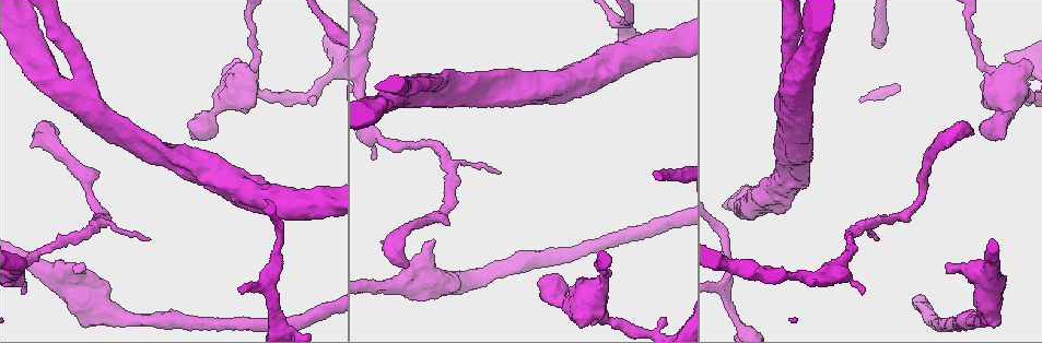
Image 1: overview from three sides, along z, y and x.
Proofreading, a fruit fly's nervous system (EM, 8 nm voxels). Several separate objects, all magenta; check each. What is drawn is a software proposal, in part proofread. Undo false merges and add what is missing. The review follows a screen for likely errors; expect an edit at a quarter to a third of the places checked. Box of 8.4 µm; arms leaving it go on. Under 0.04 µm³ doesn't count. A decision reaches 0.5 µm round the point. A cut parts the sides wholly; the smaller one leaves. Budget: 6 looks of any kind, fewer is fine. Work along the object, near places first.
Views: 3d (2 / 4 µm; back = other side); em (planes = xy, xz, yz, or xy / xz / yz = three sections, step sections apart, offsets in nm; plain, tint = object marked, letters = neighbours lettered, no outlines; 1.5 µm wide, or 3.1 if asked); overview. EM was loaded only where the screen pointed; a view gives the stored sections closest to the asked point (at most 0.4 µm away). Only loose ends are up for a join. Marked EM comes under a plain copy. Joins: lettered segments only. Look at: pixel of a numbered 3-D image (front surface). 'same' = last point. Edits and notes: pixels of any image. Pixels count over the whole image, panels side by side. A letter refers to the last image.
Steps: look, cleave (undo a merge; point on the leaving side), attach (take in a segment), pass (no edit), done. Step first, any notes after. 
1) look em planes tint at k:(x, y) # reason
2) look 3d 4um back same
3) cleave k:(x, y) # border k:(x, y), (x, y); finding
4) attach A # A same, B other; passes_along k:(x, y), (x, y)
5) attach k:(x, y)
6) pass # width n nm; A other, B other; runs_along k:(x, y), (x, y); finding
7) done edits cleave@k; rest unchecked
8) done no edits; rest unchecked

look 3d 4um back at 1:(601, 317) # sudden change in width

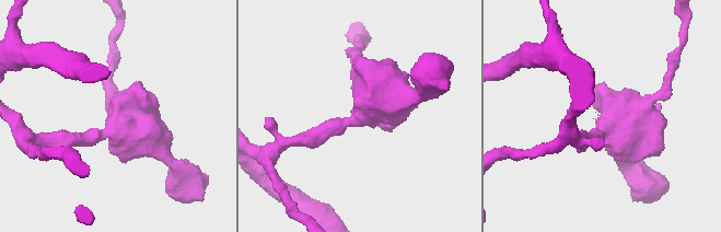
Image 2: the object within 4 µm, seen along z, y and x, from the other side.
look em planes letters at 2:(604, 130)

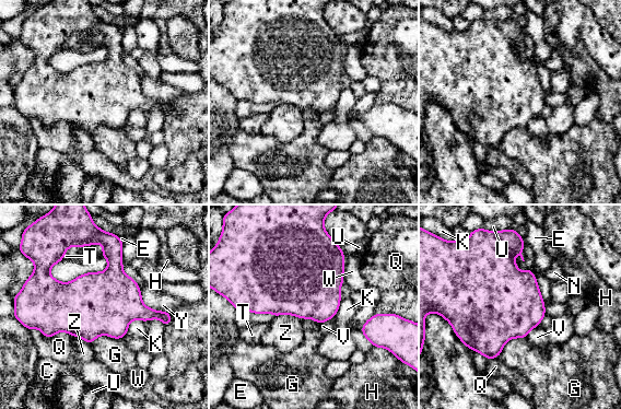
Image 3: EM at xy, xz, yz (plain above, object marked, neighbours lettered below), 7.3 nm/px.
pass # C other, E other, G other, H other, K other, N other, Q other, T other, U other, V other, W other, Y other, Z other; all the same neuron

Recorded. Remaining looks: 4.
look 3d 4um back at 1:(406, 268) # long arm stops here

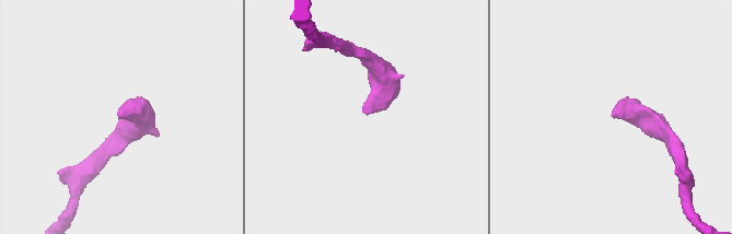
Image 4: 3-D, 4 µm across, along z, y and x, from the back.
look em xy step 4 letters at 4:(367, 114) # need the tissue

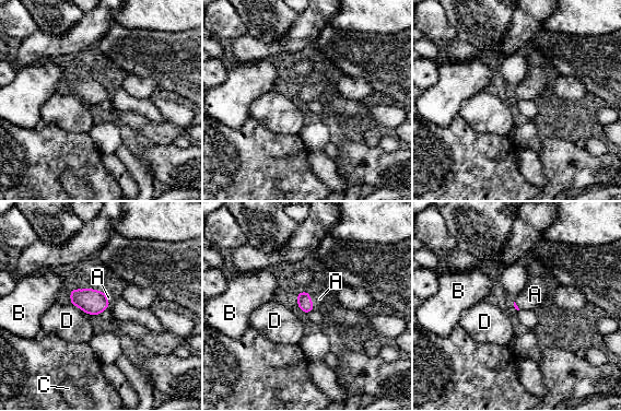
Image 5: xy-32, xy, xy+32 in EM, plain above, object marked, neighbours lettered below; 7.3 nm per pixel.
attach A # longest_contact D 160 nm; A same, B other, C other, D other; it goes on there

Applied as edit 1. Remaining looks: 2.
done edits attach@5; rest unchecked

